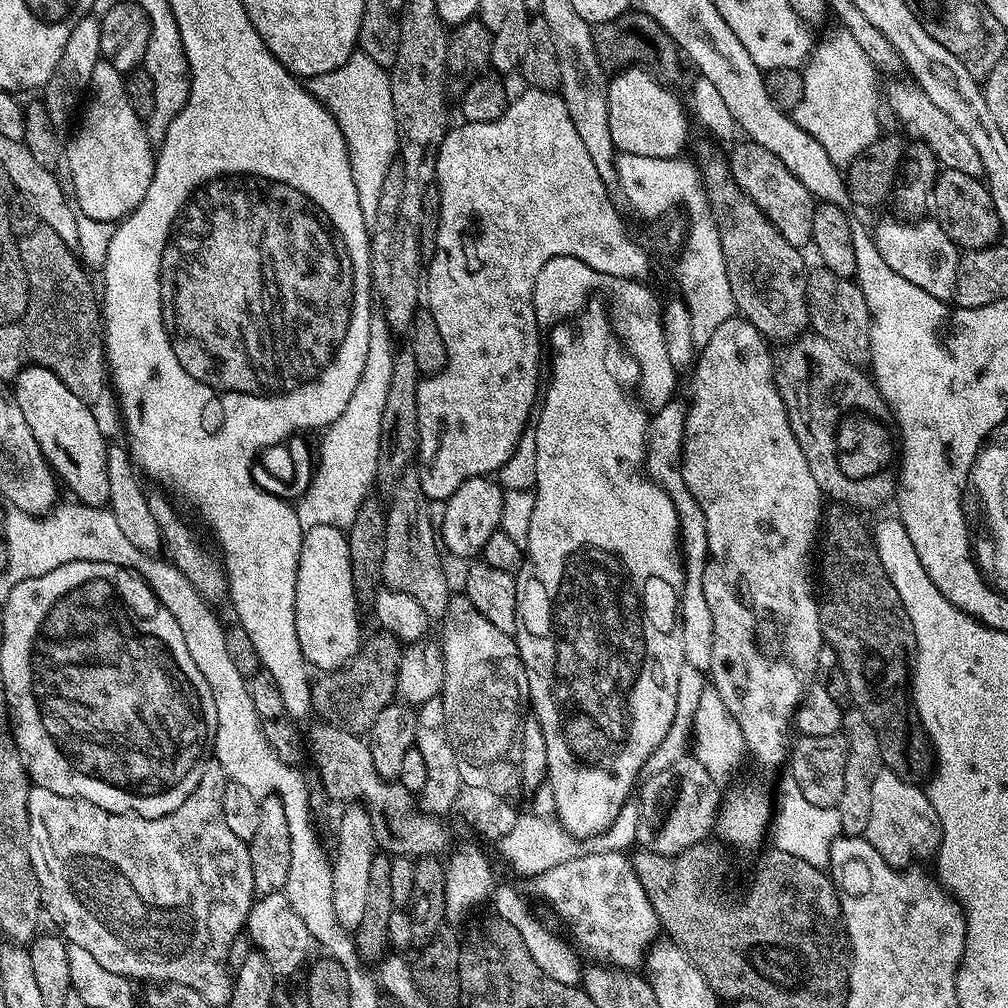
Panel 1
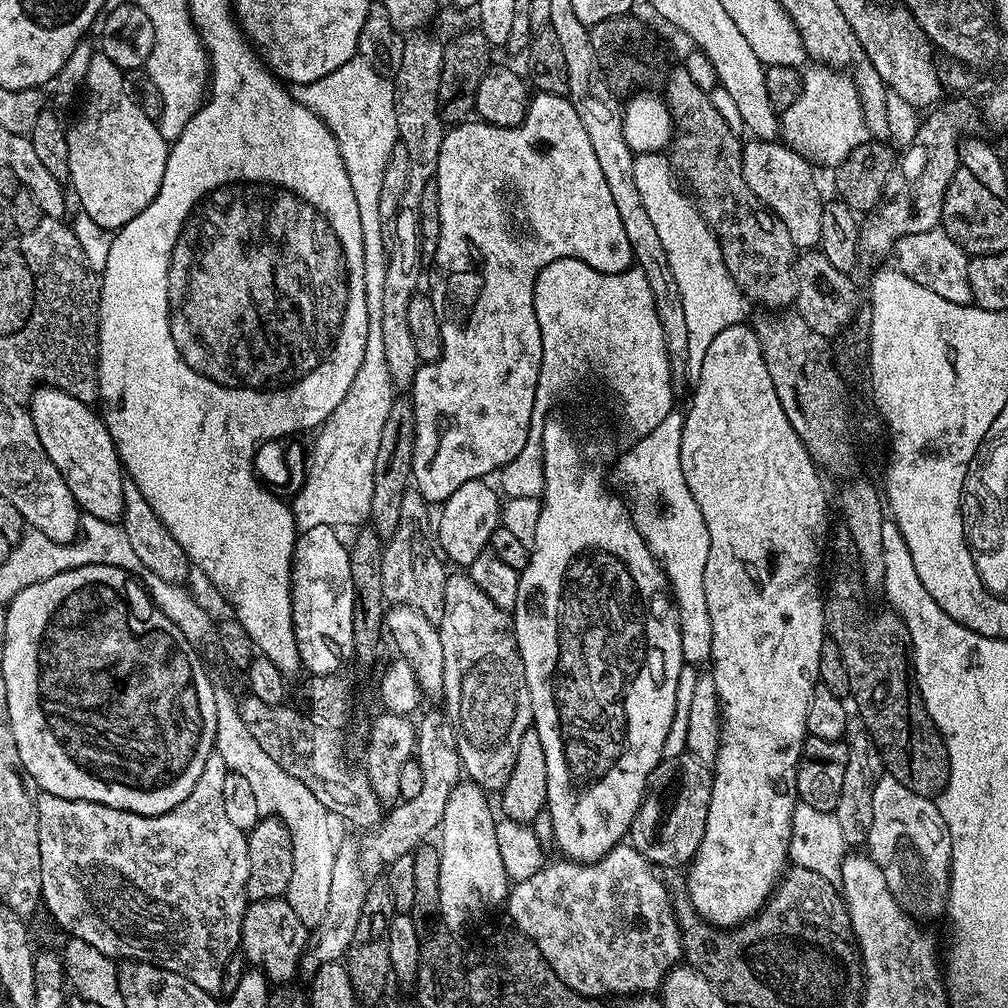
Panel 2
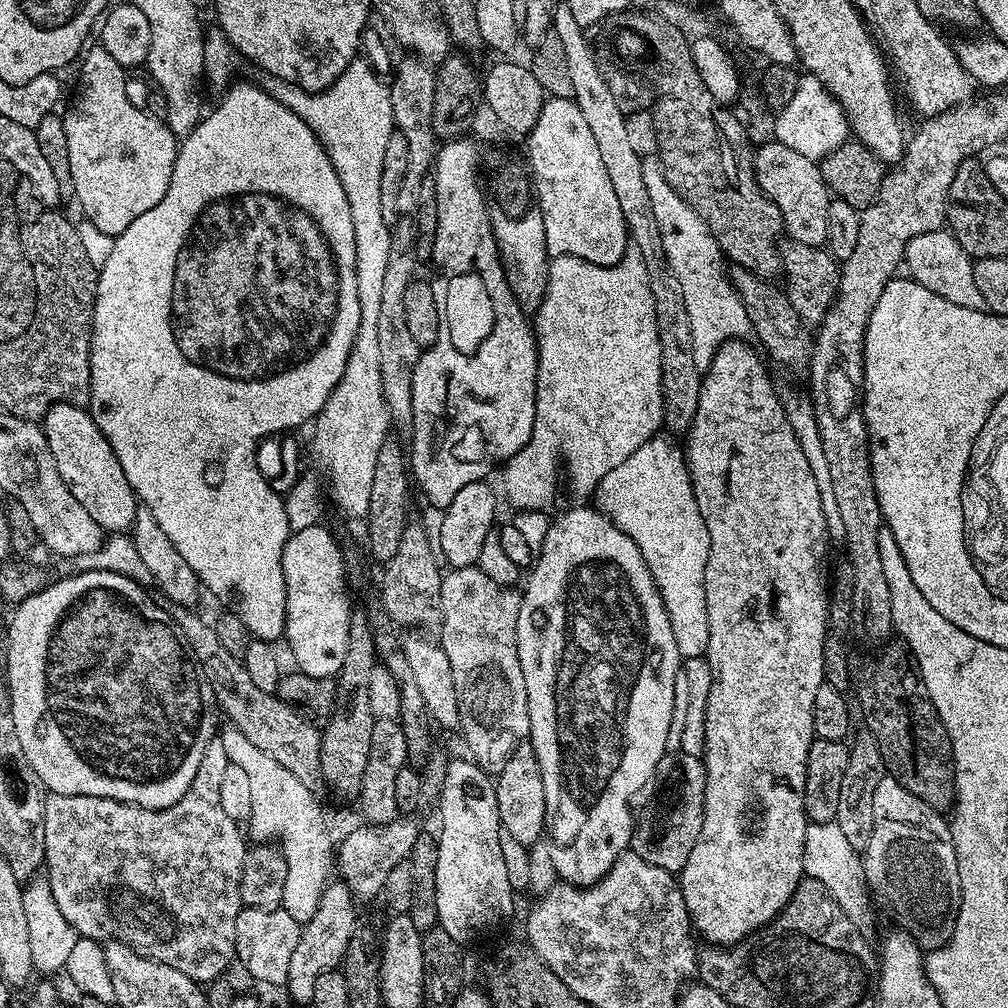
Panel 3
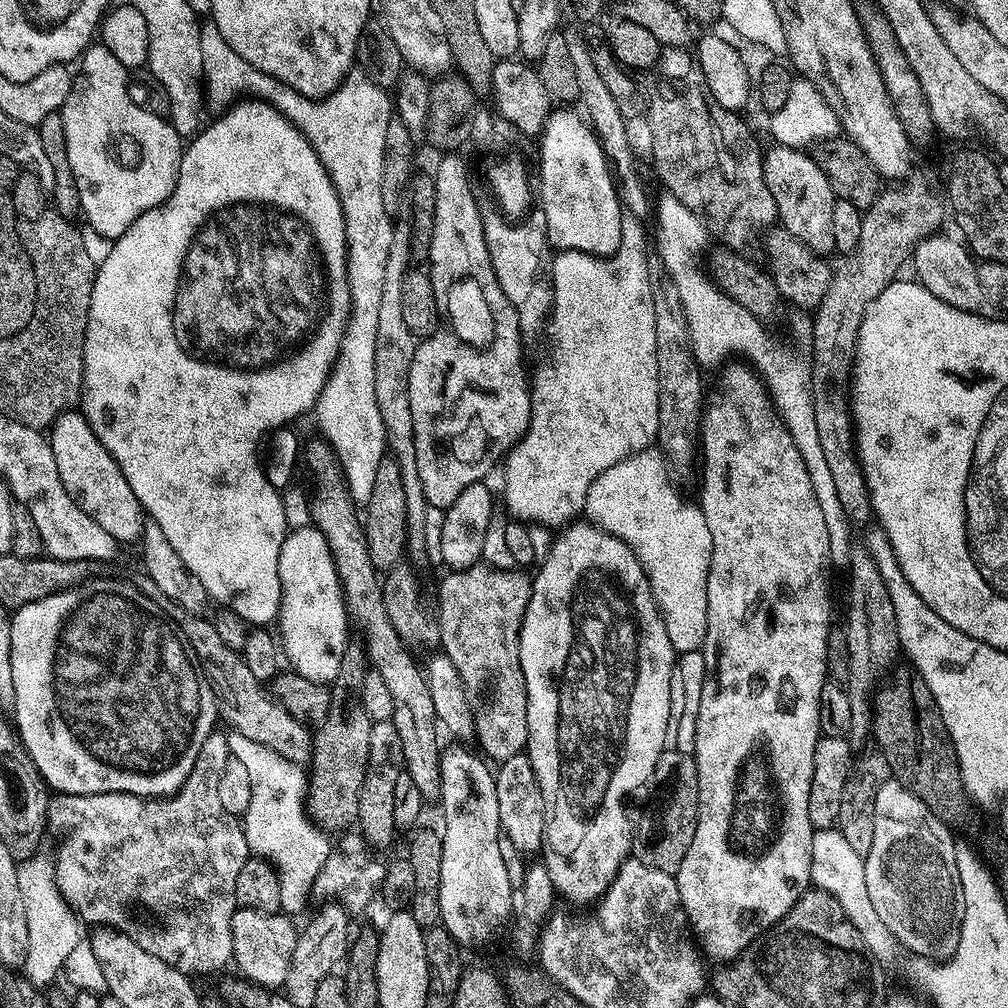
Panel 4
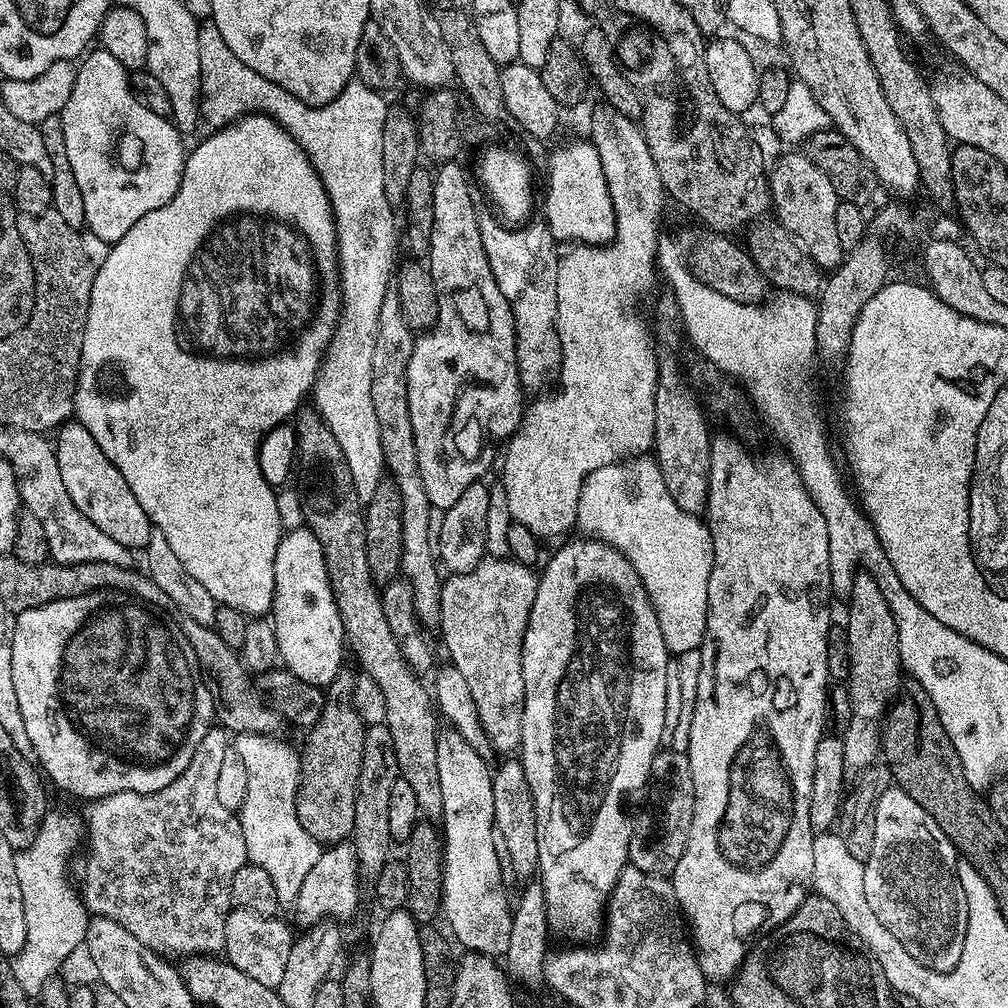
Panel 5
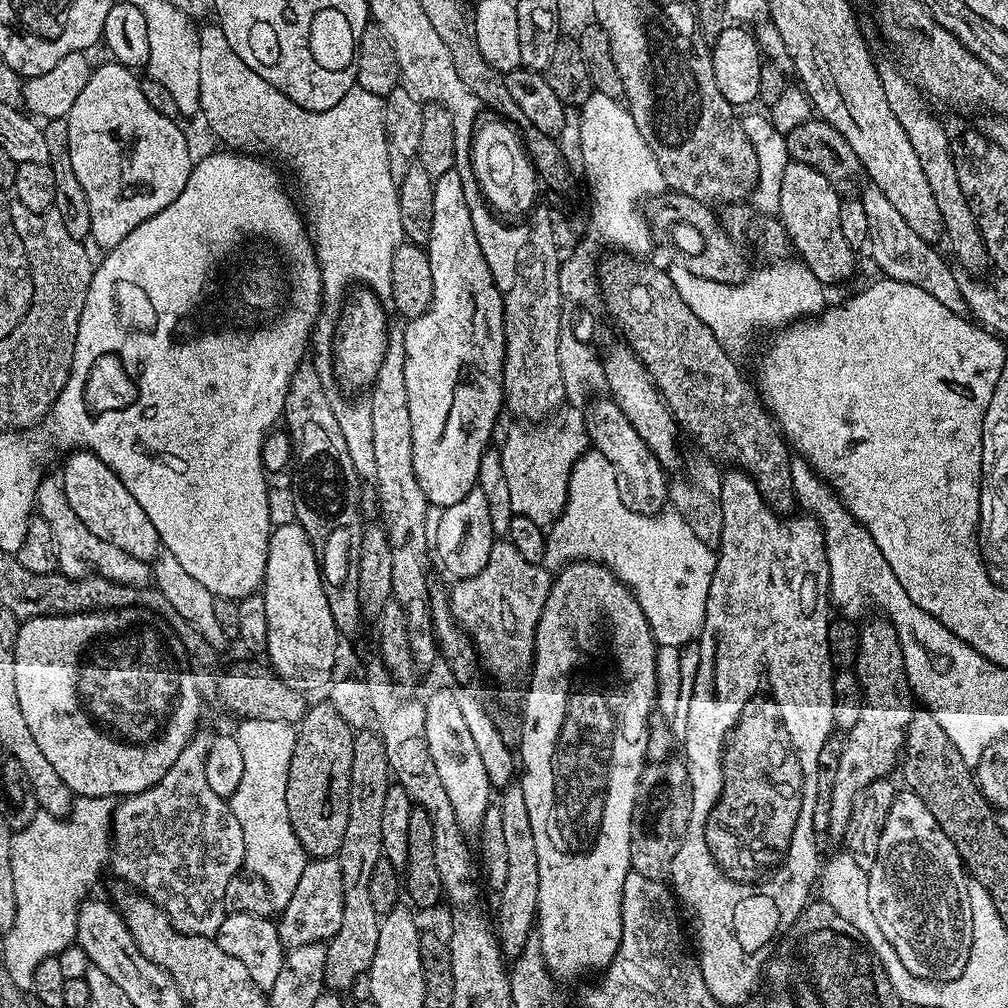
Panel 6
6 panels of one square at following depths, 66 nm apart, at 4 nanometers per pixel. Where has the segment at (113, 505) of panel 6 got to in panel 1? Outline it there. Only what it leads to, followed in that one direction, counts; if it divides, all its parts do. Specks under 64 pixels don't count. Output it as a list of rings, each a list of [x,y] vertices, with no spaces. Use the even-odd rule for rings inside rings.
[[[23,368],[16,375],[14,381],[14,399],[16,405],[22,410],[22,415],[26,417],[26,422],[30,425],[30,431],[34,433],[34,438],[42,450],[44,457],[48,459],[48,464],[53,473],[58,477],[59,483],[64,484],[73,492],[75,499],[88,507],[104,508],[110,498],[110,477],[106,474],[106,454],[108,453],[109,441],[104,440],[104,432],[100,429],[100,424],[96,421],[93,409],[82,398],[77,398],[62,386],[62,382],[50,370],[45,368]]]

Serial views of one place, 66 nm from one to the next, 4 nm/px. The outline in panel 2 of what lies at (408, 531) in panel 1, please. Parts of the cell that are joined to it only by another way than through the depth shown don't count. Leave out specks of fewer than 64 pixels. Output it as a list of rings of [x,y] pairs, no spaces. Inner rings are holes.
[[[414,486],[408,487],[406,492],[402,494],[402,506],[398,514],[398,530],[394,530],[394,534],[387,537],[384,545],[384,553],[382,554],[382,590],[384,591],[385,601],[389,605],[412,606],[414,610],[426,614],[426,618],[430,618],[432,624],[439,625],[444,613],[446,582],[450,572],[449,569],[444,569],[445,561],[438,551],[438,541],[434,535],[434,516],[433,513],[431,516],[428,511],[430,511],[430,505],[422,493]]]

